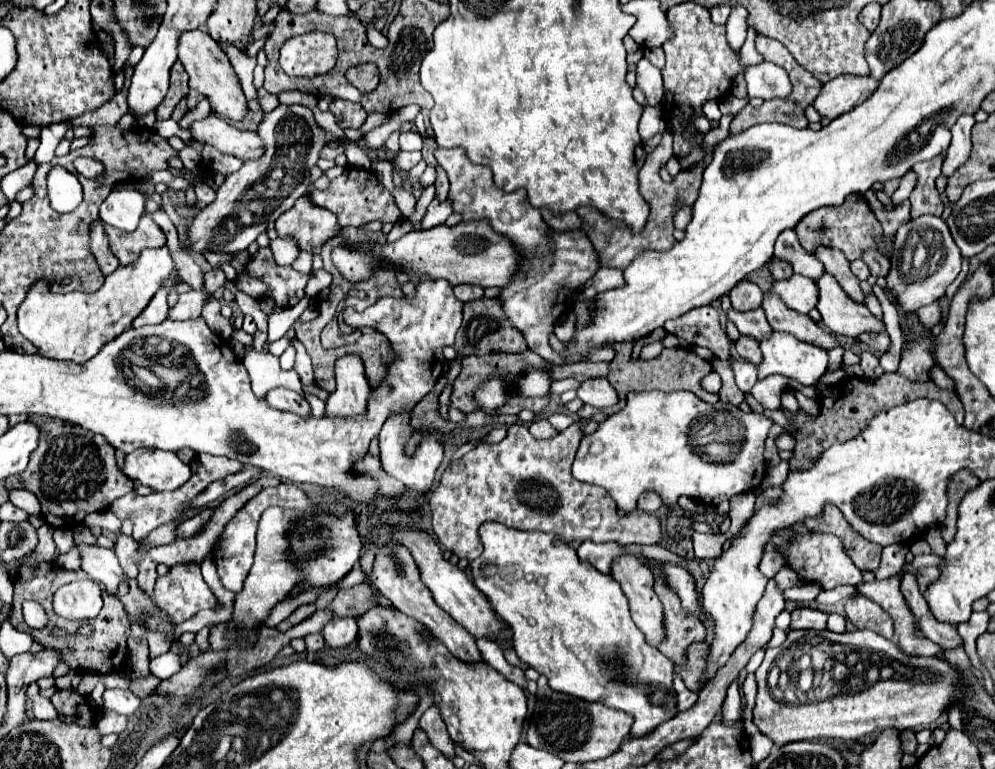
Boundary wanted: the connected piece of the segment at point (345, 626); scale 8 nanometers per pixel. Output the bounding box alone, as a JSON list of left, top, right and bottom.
[323,619,357,649]

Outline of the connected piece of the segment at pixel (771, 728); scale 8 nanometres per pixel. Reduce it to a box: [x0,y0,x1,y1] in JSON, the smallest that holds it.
[753,631,961,745]

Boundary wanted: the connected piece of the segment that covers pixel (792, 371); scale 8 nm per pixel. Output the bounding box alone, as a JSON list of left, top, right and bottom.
[757,331,827,385]

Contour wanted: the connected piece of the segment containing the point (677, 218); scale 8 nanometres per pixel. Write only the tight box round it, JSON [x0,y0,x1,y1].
[673,205,693,230]

